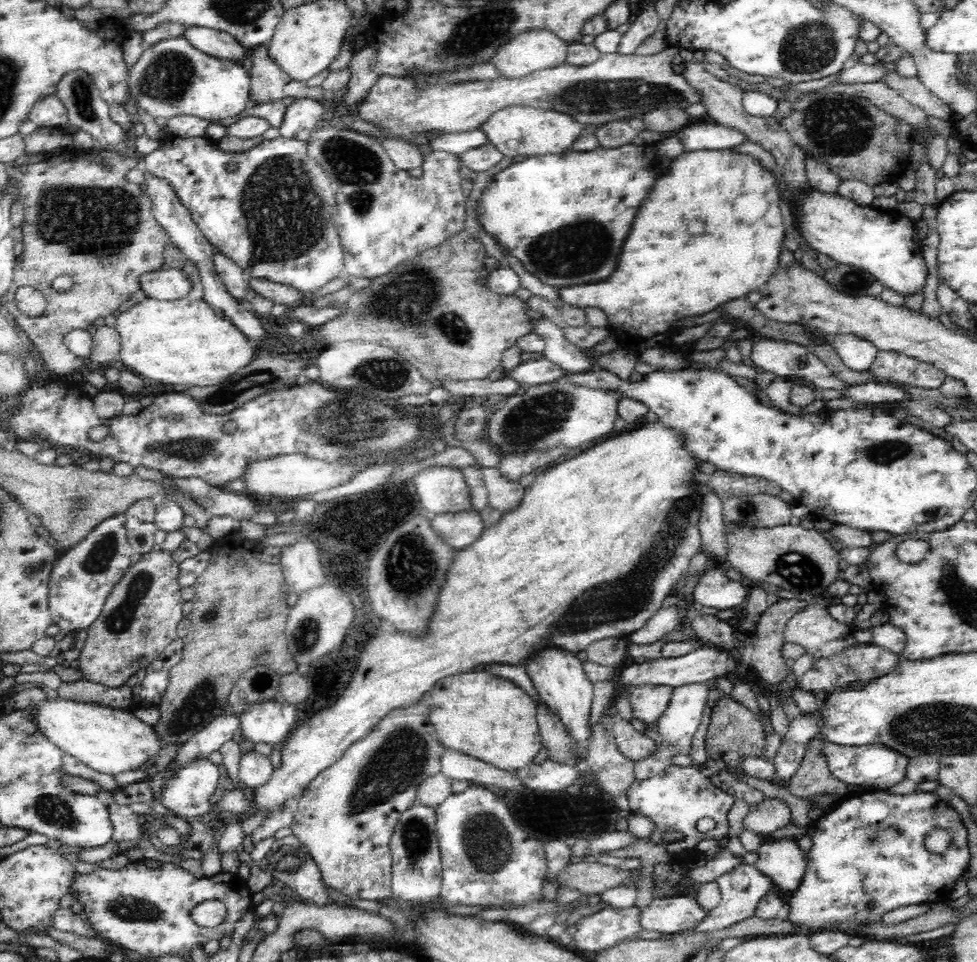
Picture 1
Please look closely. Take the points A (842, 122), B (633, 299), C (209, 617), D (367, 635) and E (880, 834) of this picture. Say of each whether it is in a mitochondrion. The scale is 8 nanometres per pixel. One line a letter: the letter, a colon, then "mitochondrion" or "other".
A: mitochondrion
B: other
C: mitochondrion
D: other
E: mitochondrion

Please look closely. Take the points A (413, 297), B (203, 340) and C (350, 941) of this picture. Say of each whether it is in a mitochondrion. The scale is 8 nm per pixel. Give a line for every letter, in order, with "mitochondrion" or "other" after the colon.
A: mitochondrion
B: other
C: other

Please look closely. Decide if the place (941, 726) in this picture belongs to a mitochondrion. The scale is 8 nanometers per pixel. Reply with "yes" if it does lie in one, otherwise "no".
yes

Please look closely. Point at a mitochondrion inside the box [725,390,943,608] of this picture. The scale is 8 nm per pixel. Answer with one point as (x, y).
(800, 568)

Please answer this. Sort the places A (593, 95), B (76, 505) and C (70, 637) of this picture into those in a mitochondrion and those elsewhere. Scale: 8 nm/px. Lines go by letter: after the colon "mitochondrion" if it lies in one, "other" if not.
A: mitochondrion
B: mitochondrion
C: other

